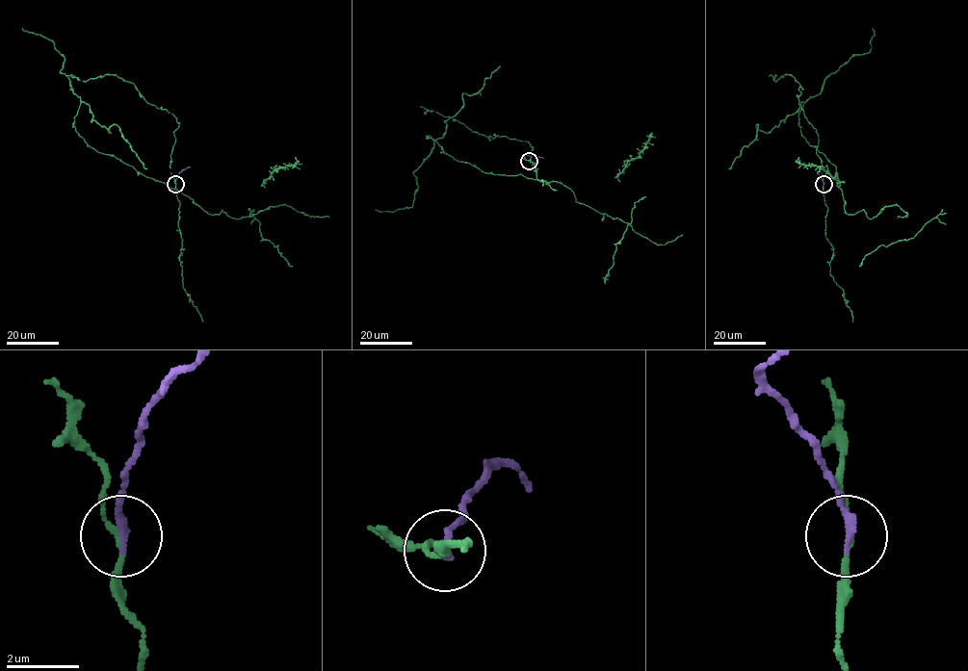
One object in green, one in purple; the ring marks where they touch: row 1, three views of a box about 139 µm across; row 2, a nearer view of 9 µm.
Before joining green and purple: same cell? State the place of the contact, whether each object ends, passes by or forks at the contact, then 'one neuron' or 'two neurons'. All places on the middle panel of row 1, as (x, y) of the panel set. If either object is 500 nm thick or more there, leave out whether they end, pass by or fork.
at (529, 161); green passes by; purple ends there; two neurons

